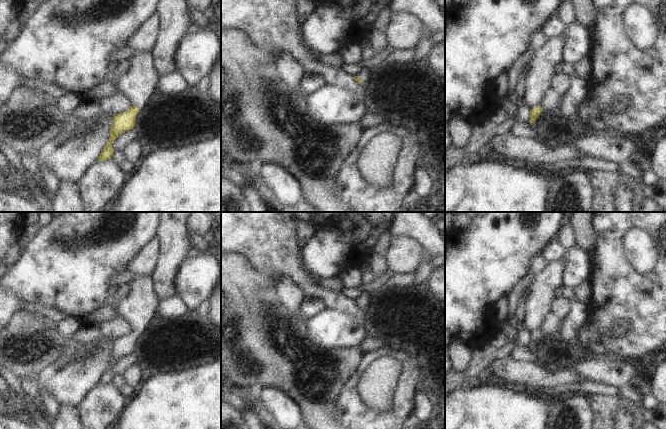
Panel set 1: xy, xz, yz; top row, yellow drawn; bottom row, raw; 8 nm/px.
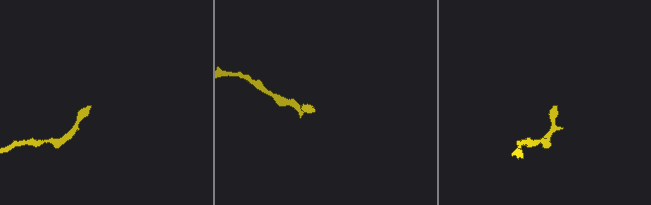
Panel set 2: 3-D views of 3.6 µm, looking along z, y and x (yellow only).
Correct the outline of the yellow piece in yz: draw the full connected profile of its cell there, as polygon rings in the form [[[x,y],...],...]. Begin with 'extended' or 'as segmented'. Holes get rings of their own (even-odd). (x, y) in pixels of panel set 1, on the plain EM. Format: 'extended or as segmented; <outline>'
extended; [[[563,258],[551,262],[534,276],[524,299],[526,313],[524,329],[530,333],[529,347],[534,347],[542,335],[542,325],[547,315],[552,312],[552,301],[558,296],[564,273]]]

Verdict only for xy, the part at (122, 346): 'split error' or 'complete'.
split error

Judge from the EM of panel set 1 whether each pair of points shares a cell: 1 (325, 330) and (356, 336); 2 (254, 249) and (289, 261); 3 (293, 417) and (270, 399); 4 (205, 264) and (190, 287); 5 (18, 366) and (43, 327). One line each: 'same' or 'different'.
1: same
2: same
3: same
4: same
5: same

